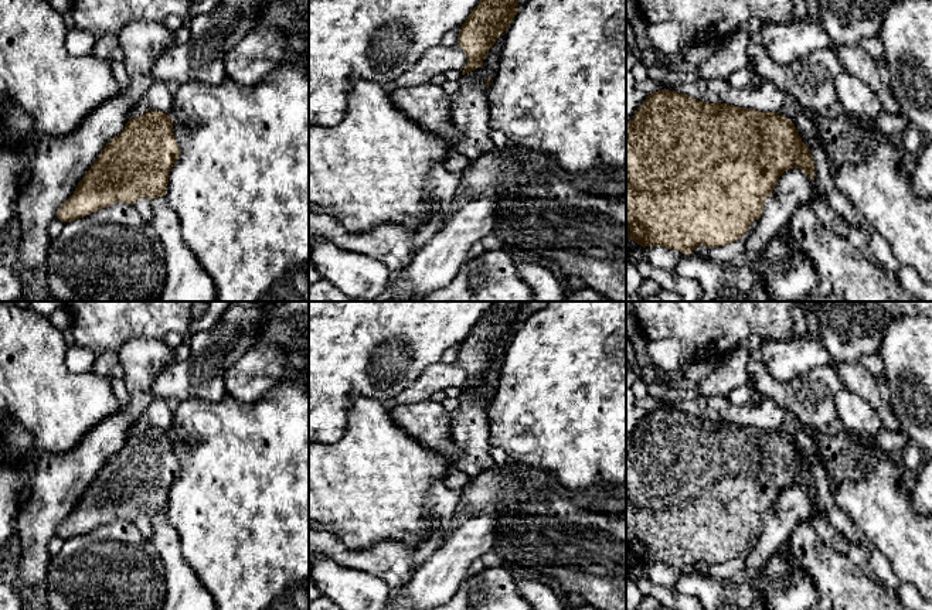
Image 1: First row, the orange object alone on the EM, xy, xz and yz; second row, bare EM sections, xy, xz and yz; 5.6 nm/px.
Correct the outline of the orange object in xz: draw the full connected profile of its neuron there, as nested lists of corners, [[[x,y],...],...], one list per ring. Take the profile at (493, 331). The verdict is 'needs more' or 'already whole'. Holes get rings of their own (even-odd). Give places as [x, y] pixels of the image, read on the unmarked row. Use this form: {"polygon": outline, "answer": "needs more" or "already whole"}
{"polygon": [[[496,301],[472,327],[459,345],[458,362],[467,374],[462,392],[483,382],[483,376],[496,357],[507,347],[514,333],[521,309],[528,301]]], "answer": "already whole"}

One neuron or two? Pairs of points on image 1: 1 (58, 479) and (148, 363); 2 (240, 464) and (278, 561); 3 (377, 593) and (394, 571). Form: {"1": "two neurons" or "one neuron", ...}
{"1": "one neuron", "2": "one neuron", "3": "two neurons"}

